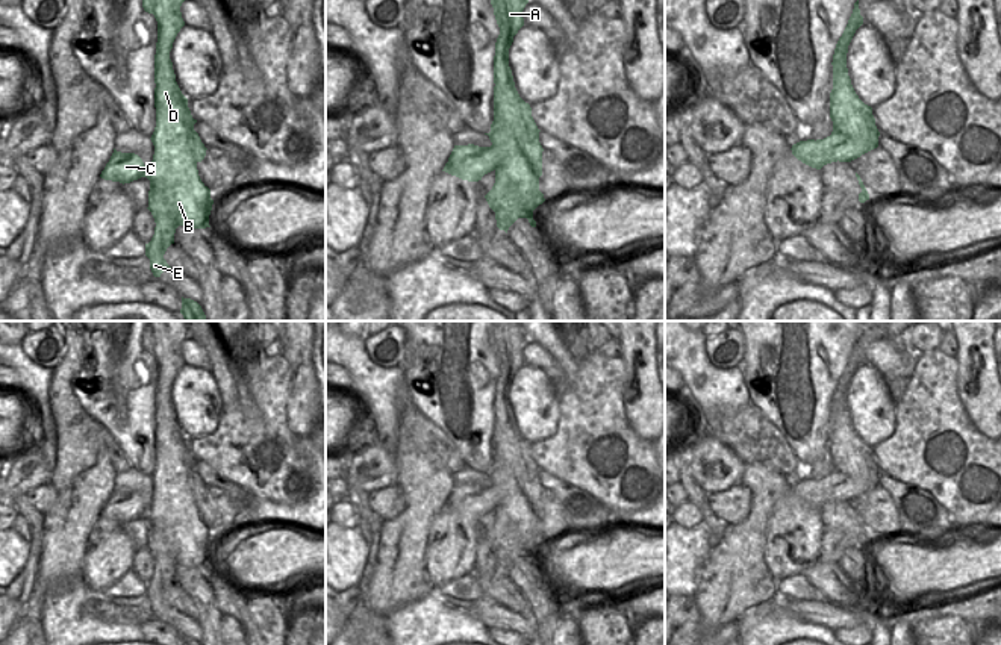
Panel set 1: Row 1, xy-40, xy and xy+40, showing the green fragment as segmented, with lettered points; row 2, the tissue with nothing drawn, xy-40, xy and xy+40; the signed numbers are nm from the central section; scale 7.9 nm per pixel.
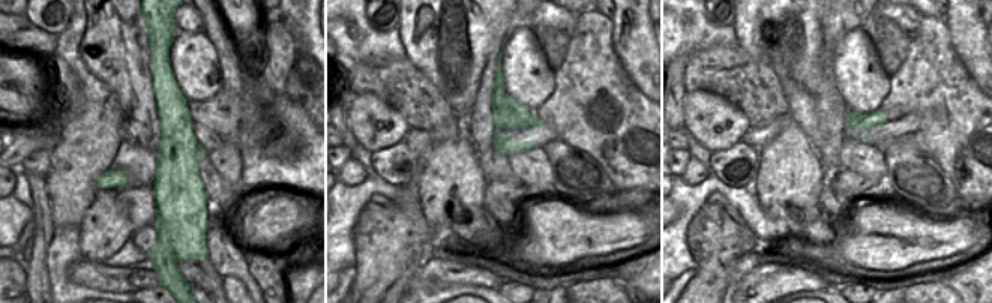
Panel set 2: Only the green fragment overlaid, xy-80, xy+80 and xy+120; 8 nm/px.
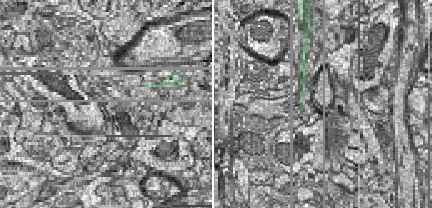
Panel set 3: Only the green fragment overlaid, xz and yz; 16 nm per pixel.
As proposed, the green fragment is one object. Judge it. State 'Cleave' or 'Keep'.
Cleave

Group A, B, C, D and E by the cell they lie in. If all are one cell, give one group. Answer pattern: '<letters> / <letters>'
A B D E / C

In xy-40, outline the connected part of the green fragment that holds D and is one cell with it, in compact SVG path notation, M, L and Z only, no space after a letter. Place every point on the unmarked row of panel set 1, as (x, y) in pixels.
M150 321L142 330L142 347L157 360L154 394L154 447L156 466L151 474L153 500L145 516L150 519L148 550L156 566L145 583L145 595L154 616L171 606L164 598L167 587L174 583L179 565L206 568L214 539L210 528L201 521L197 503L206 495L206 486L194 469L197 459L182 433L170 391L185 365L180 345L188 339L183 321Z

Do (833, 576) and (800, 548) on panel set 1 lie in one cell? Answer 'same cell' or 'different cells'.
different cells

